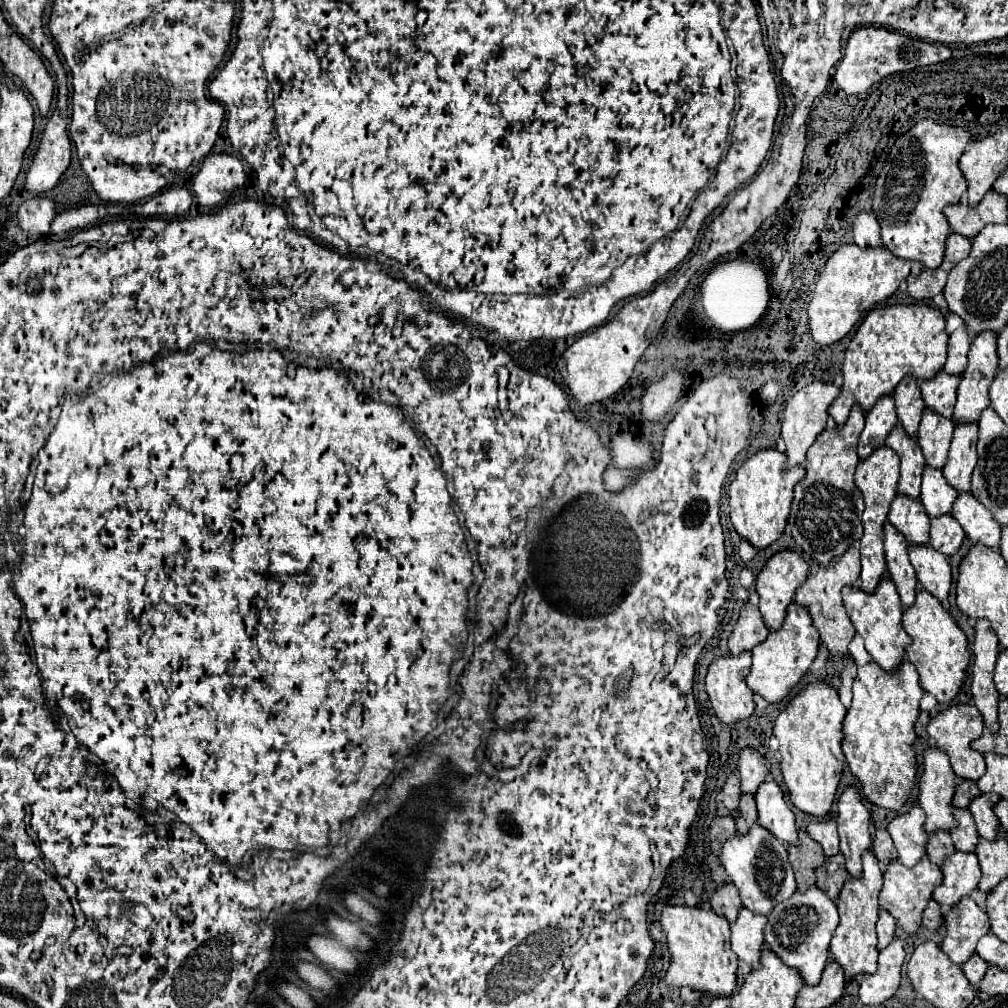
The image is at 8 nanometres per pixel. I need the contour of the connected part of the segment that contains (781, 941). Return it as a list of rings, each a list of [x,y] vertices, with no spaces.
[[[812,884],[806,888],[806,892],[796,890],[786,902],[772,910],[764,928],[764,942],[784,964],[798,968],[806,984],[814,984],[828,962],[828,946],[838,920],[836,904],[816,884]]]

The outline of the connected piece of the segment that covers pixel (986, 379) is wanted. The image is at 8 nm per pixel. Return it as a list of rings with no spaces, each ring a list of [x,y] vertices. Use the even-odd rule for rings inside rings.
[[[986,330],[978,334],[968,352],[968,366],[958,386],[958,402],[954,408],[954,422],[976,422],[980,412],[990,406],[988,386],[998,372],[996,332]]]

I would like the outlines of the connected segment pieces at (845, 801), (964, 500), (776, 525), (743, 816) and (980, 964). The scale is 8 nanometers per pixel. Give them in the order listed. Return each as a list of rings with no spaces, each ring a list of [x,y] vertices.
[[[846,786],[838,798],[838,836],[840,836],[840,852],[846,858],[846,870],[852,876],[862,874],[860,856],[866,848],[870,848],[870,812],[862,804],[860,788]]]
[[[960,492],[954,502],[954,516],[964,528],[966,536],[972,542],[982,542],[986,546],[998,546],[1000,542],[1000,524],[996,518],[986,510],[982,502],[970,492]]]
[[[764,448],[748,458],[738,468],[736,478],[730,484],[730,520],[736,532],[750,540],[756,548],[766,548],[772,544],[784,532],[794,498],[794,486],[800,478],[804,478],[804,466],[786,468],[786,454],[782,454],[778,448]]]
[[[742,794],[740,796],[740,806],[738,806],[738,818],[736,818],[736,828],[738,832],[746,832],[750,828],[750,822],[754,822],[756,816],[756,806],[754,806],[754,796]]]
[[[972,954],[972,956],[968,958],[968,962],[964,962],[964,964],[962,964],[962,970],[964,970],[966,978],[972,982],[972,986],[974,986],[974,988],[978,988],[978,986],[980,986],[980,980],[984,978],[986,968],[988,968],[988,964],[986,964],[978,954]]]

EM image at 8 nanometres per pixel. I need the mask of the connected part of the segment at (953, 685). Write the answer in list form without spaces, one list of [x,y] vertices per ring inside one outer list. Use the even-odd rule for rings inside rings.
[[[924,588],[916,592],[916,602],[904,608],[902,622],[912,638],[912,642],[906,646],[906,658],[916,666],[920,674],[920,686],[926,692],[934,694],[940,704],[948,704],[960,692],[966,676],[966,666],[970,660],[964,632],[958,628],[954,618],[944,610],[940,600],[934,598]]]

